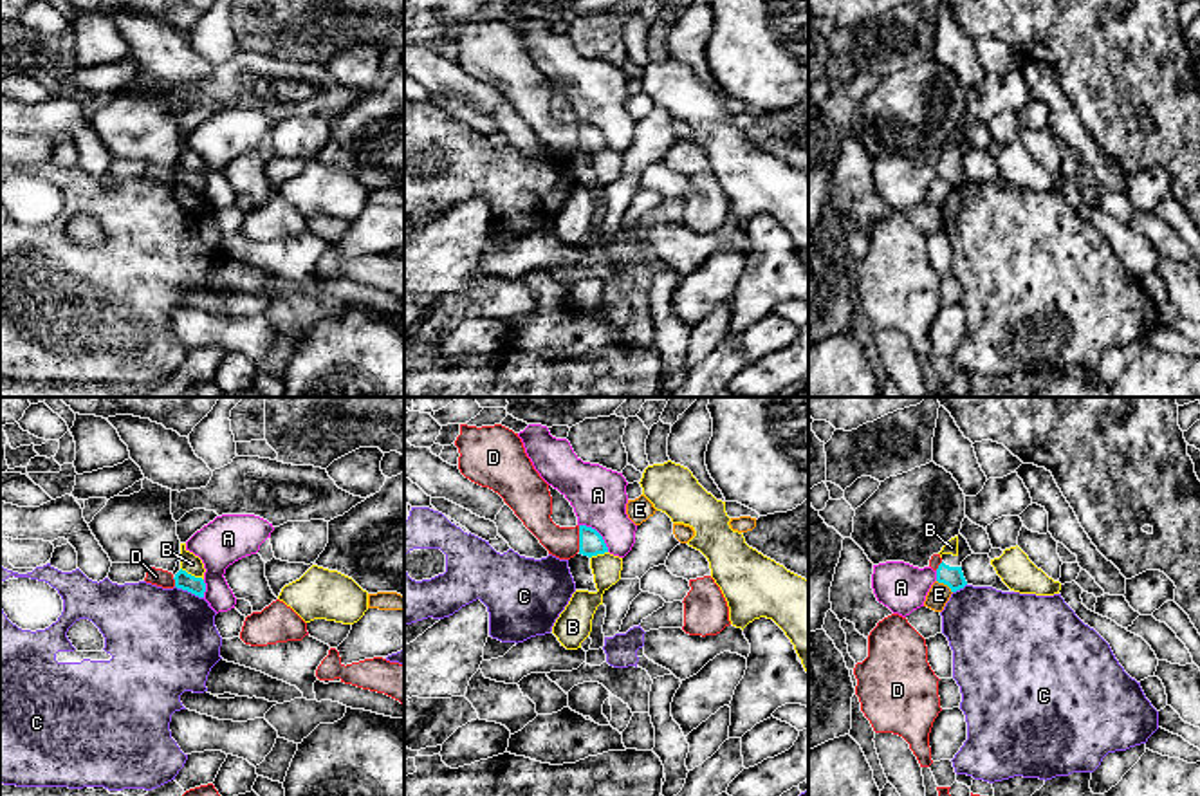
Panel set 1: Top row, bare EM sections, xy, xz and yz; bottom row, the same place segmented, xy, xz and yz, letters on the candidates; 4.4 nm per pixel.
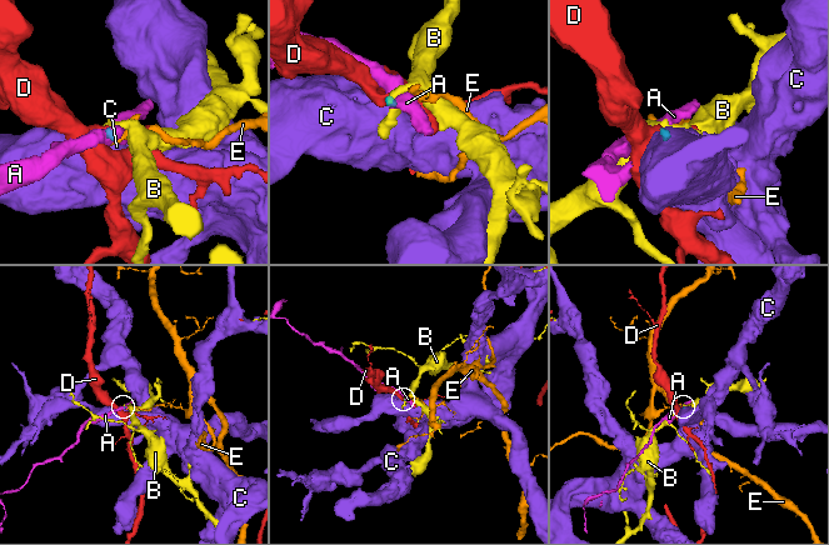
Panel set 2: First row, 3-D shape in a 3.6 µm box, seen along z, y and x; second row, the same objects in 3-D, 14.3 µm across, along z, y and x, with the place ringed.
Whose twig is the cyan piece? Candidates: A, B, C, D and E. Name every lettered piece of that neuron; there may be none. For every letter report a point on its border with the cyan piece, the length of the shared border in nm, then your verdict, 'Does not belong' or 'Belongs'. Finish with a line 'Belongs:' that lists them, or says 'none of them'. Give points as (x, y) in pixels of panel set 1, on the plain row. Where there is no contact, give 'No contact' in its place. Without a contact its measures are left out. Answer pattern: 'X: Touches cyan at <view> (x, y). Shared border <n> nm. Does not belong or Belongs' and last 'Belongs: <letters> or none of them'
A: Touches cyan at xz (598, 129). Shared border 180 nm. Does not belong
B: Touches cyan at xy (190, 170). Shared border 120 nm. Does not belong
C: Touches cyan at xy (190, 186). Shared border 140 nm. Does not belong
D: Touches cyan at xz (580, 134). Shared border 120 nm. Does not belong
E: Touches cyan at yz (946, 179). Shared border 90 nm. Does not belong
Belongs: none of them

